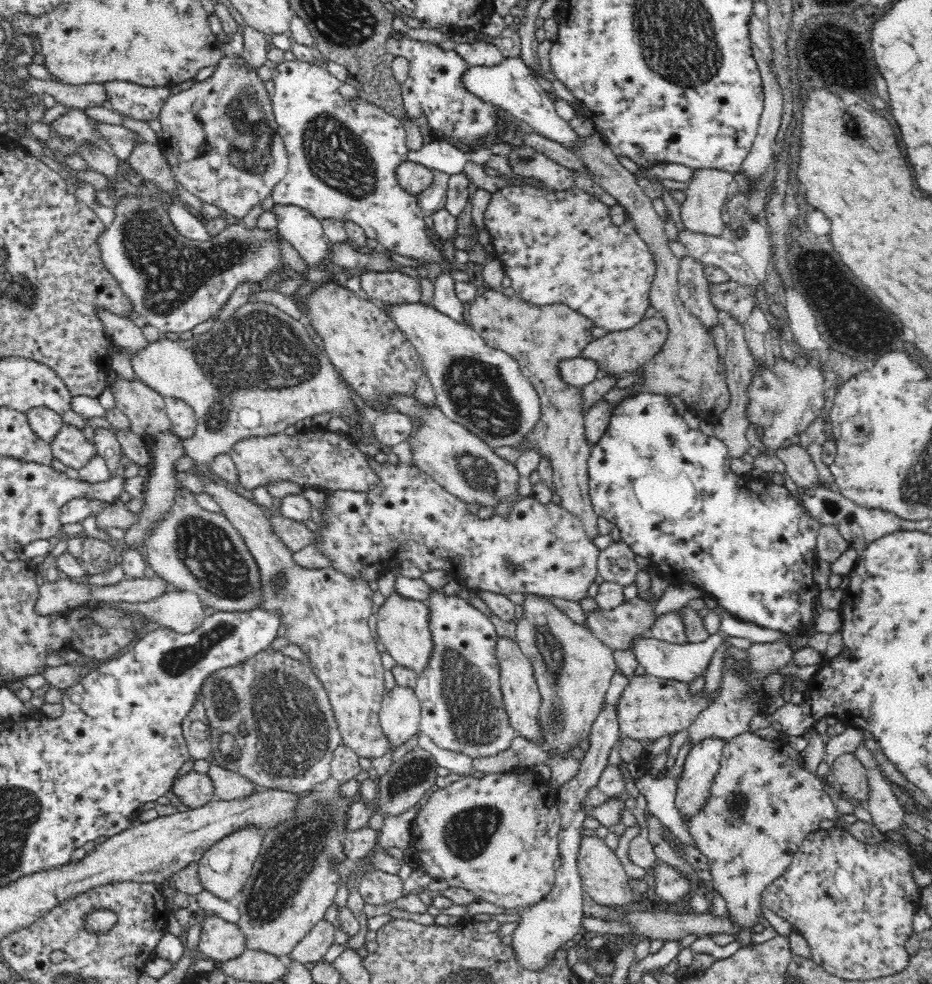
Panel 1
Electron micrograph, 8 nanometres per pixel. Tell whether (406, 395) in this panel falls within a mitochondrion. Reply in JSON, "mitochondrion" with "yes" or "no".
{"mitochondrion":"no"}

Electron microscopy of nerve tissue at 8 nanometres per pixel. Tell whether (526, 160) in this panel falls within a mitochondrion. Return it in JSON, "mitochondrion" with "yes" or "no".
{"mitochondrion":"yes"}

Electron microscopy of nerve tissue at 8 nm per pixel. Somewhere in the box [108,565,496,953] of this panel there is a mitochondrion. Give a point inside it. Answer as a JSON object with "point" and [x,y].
{"point":[278,724]}

